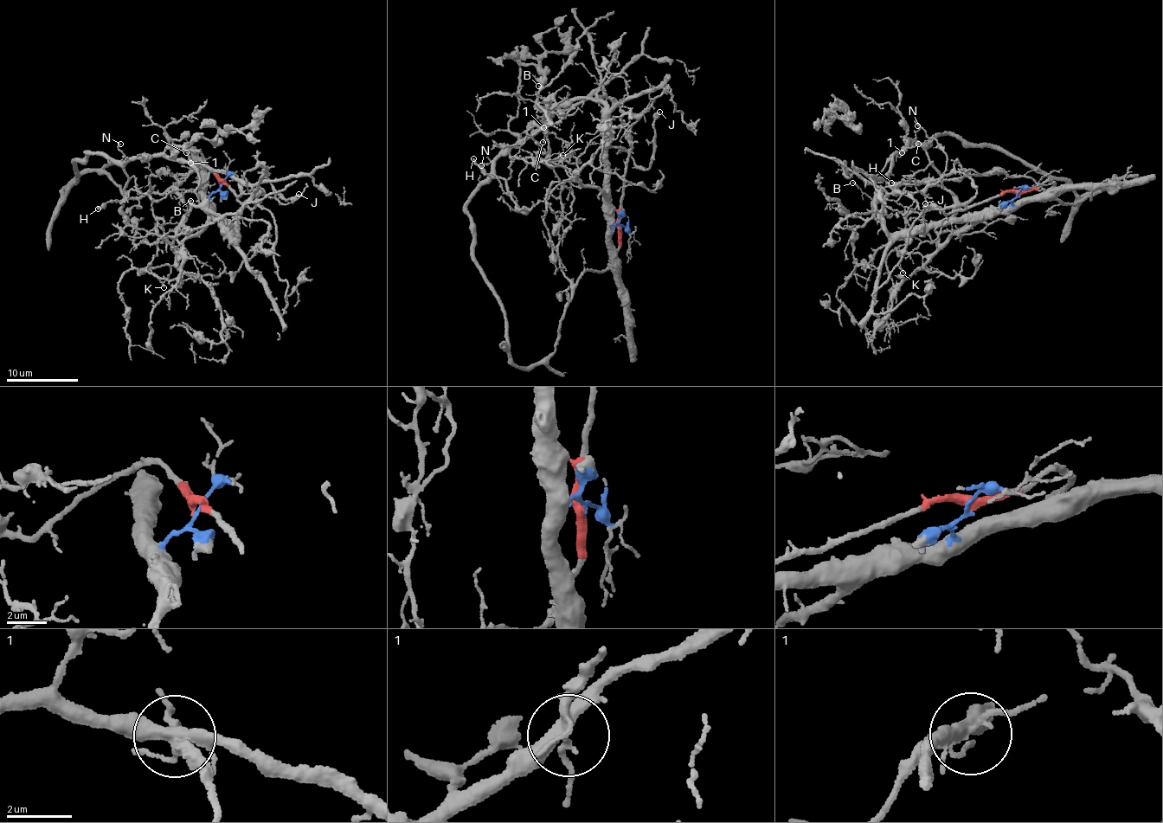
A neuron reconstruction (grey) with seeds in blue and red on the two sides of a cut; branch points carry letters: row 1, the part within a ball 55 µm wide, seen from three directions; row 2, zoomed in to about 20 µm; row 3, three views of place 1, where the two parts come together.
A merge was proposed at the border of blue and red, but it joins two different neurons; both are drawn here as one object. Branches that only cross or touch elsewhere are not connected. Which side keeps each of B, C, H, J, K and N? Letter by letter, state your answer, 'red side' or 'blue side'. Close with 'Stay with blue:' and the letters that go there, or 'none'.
B: blue side
C: blue side
H: red side
J: blue side
K: blue side
N: red side
Stay with blue: B, C, J, K

